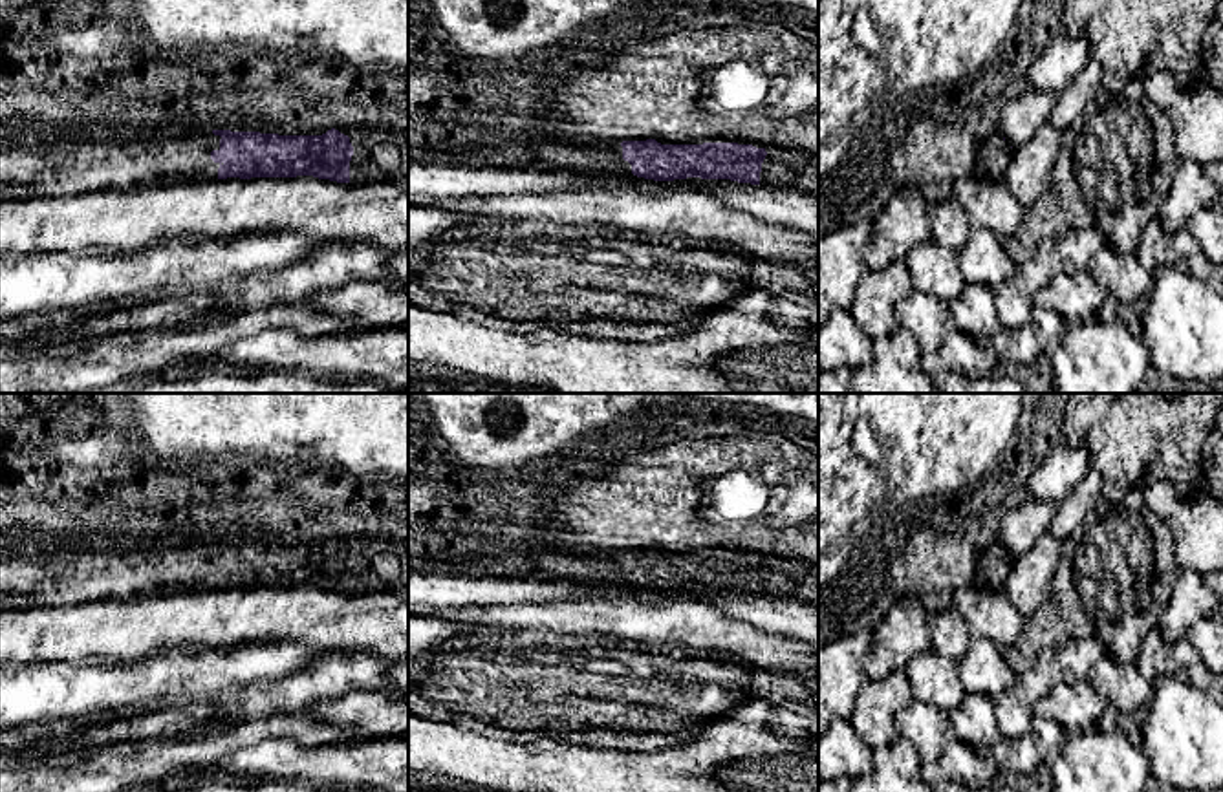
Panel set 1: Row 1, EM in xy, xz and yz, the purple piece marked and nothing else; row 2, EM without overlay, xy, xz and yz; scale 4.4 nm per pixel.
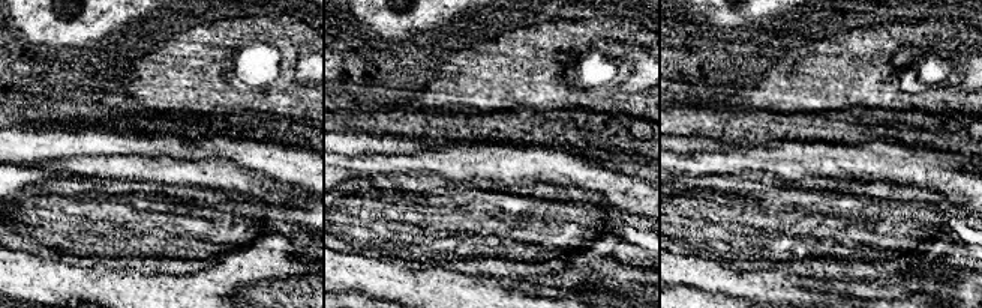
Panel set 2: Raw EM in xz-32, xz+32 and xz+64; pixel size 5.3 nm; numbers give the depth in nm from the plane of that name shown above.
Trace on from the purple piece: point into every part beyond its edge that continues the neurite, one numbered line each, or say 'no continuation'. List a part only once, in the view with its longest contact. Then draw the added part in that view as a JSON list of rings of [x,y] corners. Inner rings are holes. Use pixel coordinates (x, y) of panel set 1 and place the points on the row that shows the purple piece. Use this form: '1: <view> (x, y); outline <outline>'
1: xy (379, 154); outline [[[339,128],[350,137],[353,155],[350,183],[375,183],[408,177],[408,134],[390,128]]]
2: xy (52, 171); outline [[[212,130],[157,132],[128,141],[90,139],[75,144],[42,144],[35,148],[0,150],[0,201],[35,198],[70,198],[92,190],[130,190],[218,179],[220,163],[211,159],[220,150]]]

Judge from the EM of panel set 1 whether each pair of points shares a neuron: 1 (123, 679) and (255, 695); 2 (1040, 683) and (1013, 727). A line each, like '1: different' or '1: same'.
1: different
2: same

